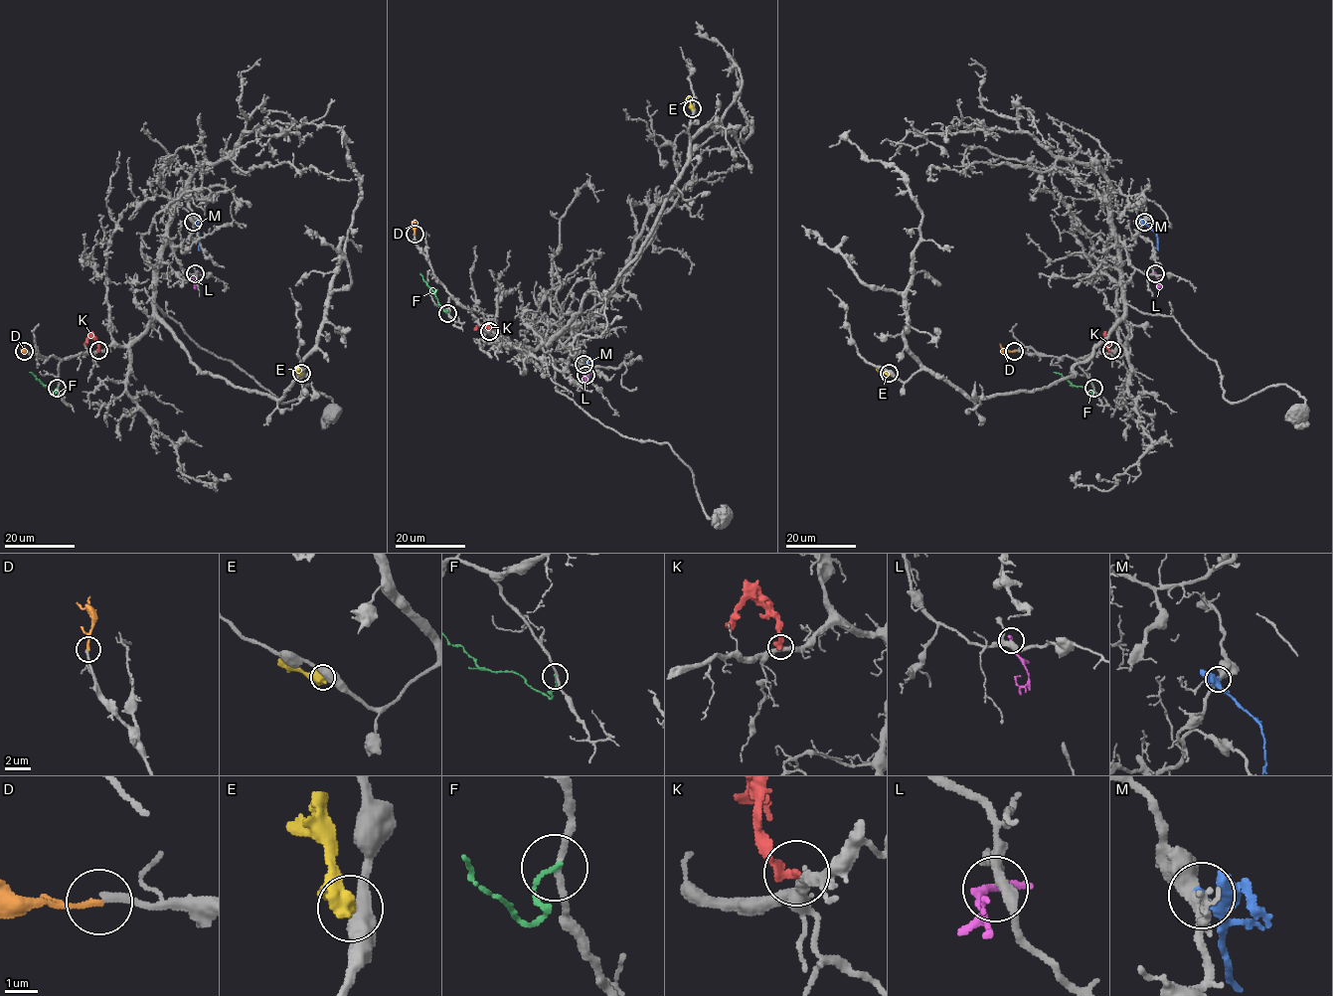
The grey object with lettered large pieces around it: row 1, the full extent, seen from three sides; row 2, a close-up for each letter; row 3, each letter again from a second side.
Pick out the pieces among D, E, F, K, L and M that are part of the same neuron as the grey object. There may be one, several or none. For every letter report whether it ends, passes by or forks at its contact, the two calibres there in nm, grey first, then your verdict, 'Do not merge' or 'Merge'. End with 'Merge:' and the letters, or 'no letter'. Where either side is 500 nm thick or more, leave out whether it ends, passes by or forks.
D: It ends there. Thickness 240 nm (grey) against 180 nm. Merge
E: Thickness 550 nm (grey) against 650 nm. Do not merge
F: It ends there. Thickness 190 nm (grey) against 150 nm. Do not merge
K: It ends there. Thickness 340 nm (grey) against 260 nm. Do not merge
L: It ends there. Thickness 320 nm (grey) against 340 nm. Do not merge
M: It passes by. Thickness 320 nm (grey) against 240 nm. Do not merge
Merge: D

